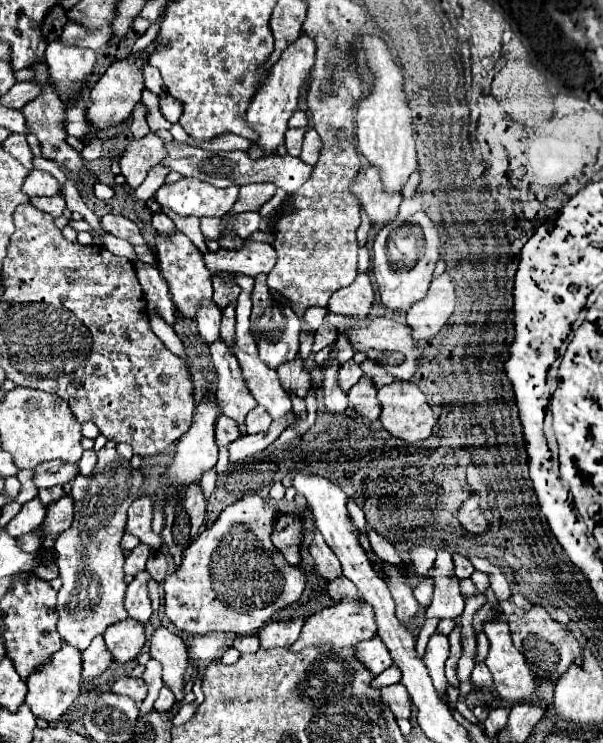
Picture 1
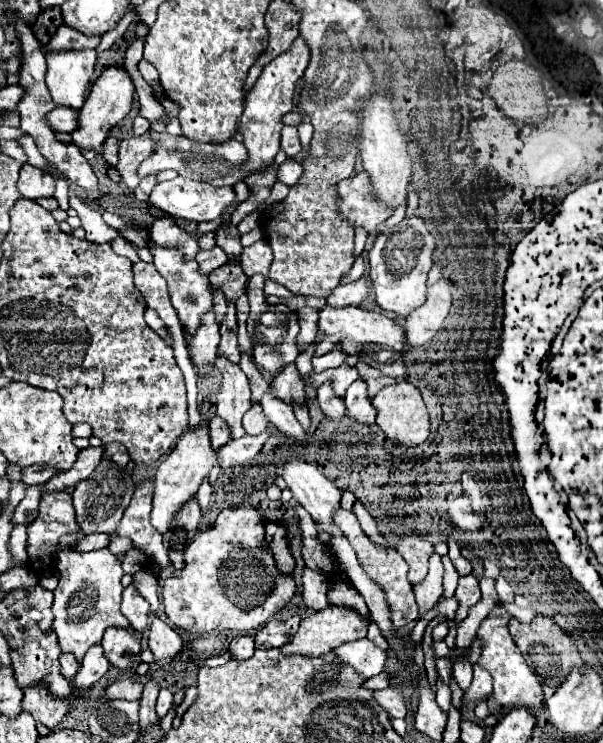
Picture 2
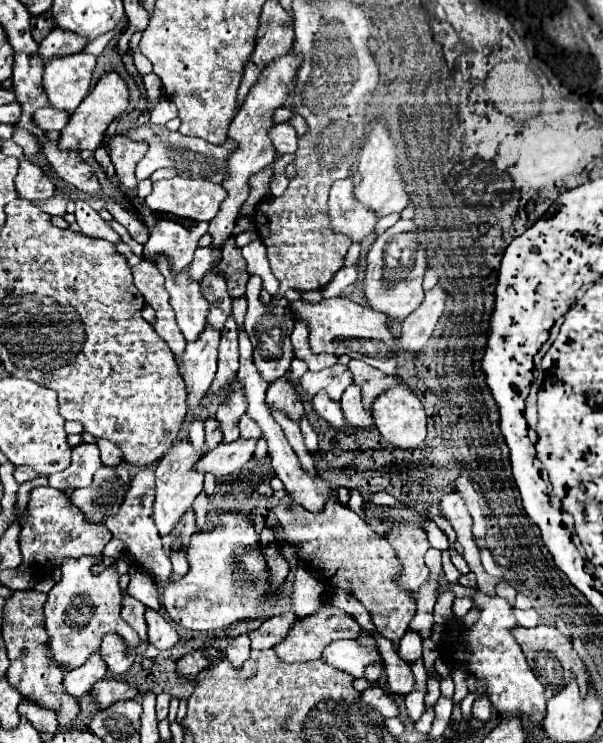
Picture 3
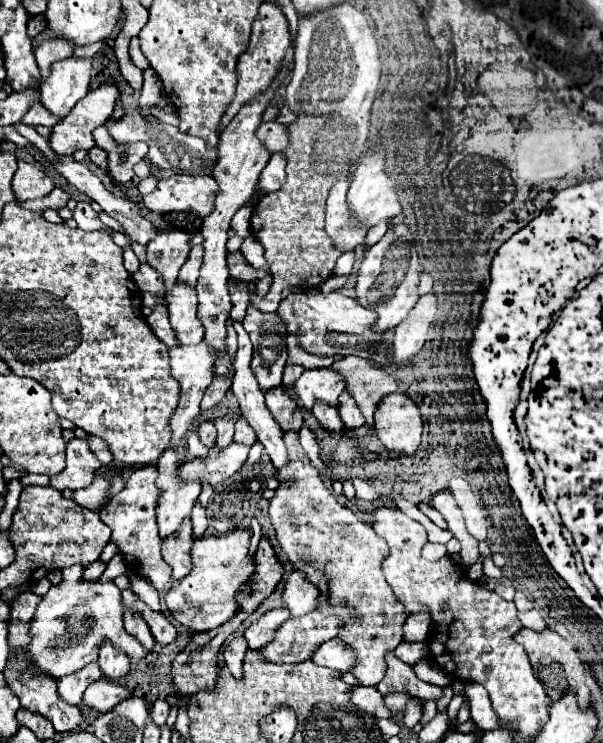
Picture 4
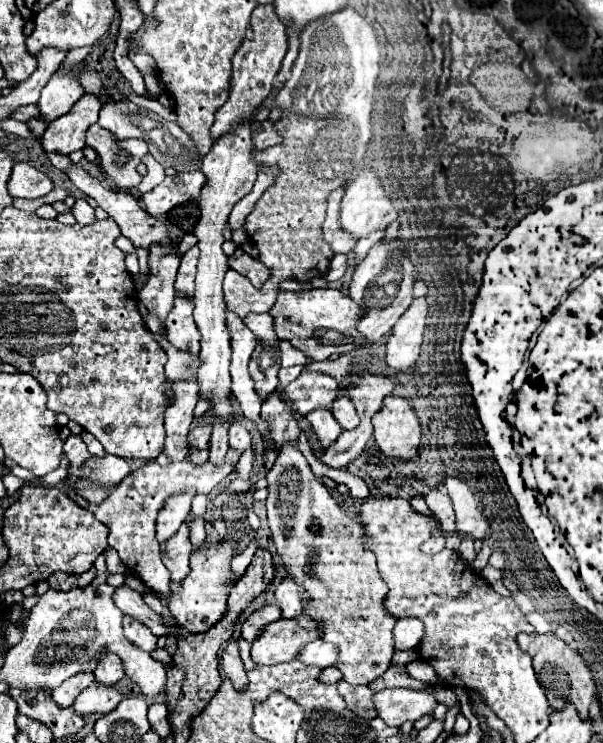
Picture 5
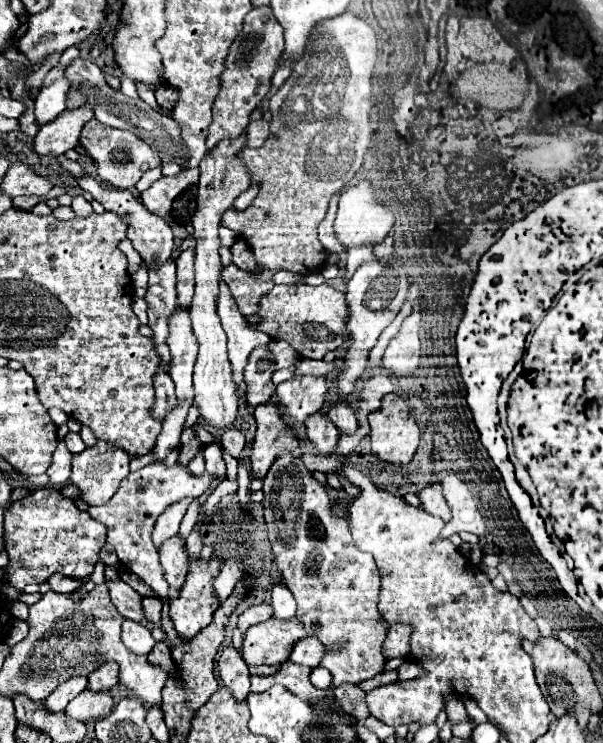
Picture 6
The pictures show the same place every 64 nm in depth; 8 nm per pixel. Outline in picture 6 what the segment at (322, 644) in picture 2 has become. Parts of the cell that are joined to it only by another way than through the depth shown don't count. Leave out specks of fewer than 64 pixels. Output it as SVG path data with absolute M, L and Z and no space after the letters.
M298 618L260 622L244 634L244 662L248 666L282 664L290 658L292 646L306 636L308 632Z

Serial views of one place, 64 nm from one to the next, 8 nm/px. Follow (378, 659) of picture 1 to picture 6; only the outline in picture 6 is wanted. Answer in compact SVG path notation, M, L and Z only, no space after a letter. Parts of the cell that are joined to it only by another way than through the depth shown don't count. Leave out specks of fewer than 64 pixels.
M310 636L310 638L304 638L304 642L298 642L292 648L290 660L296 662L296 664L306 664L306 666L318 668L322 658L324 658L324 654L326 654L326 648L320 644L320 640Z

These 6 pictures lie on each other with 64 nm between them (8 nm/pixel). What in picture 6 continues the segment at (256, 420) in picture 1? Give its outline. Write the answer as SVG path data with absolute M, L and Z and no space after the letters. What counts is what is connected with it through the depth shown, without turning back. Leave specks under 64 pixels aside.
M228 428L222 434L222 444L224 444L224 450L228 454L232 454L234 458L238 458L240 452L244 450L244 446L246 446L246 436L238 428Z

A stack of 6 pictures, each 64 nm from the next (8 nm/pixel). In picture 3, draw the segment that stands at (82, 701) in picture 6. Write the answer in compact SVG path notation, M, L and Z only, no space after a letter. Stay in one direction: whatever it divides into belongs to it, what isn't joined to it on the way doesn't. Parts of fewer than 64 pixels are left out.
M100 680L100 682L96 682L92 694L96 696L96 700L102 708L108 708L118 700L136 698L138 696L138 686L128 684L128 682L120 682L120 680Z

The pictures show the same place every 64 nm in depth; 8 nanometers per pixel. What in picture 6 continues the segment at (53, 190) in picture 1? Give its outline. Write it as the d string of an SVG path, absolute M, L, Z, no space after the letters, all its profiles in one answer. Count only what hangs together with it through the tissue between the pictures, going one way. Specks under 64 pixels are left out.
M16 162L10 166L4 176L4 192L14 196L44 196L52 190L52 182L44 176L38 176L30 166Z

